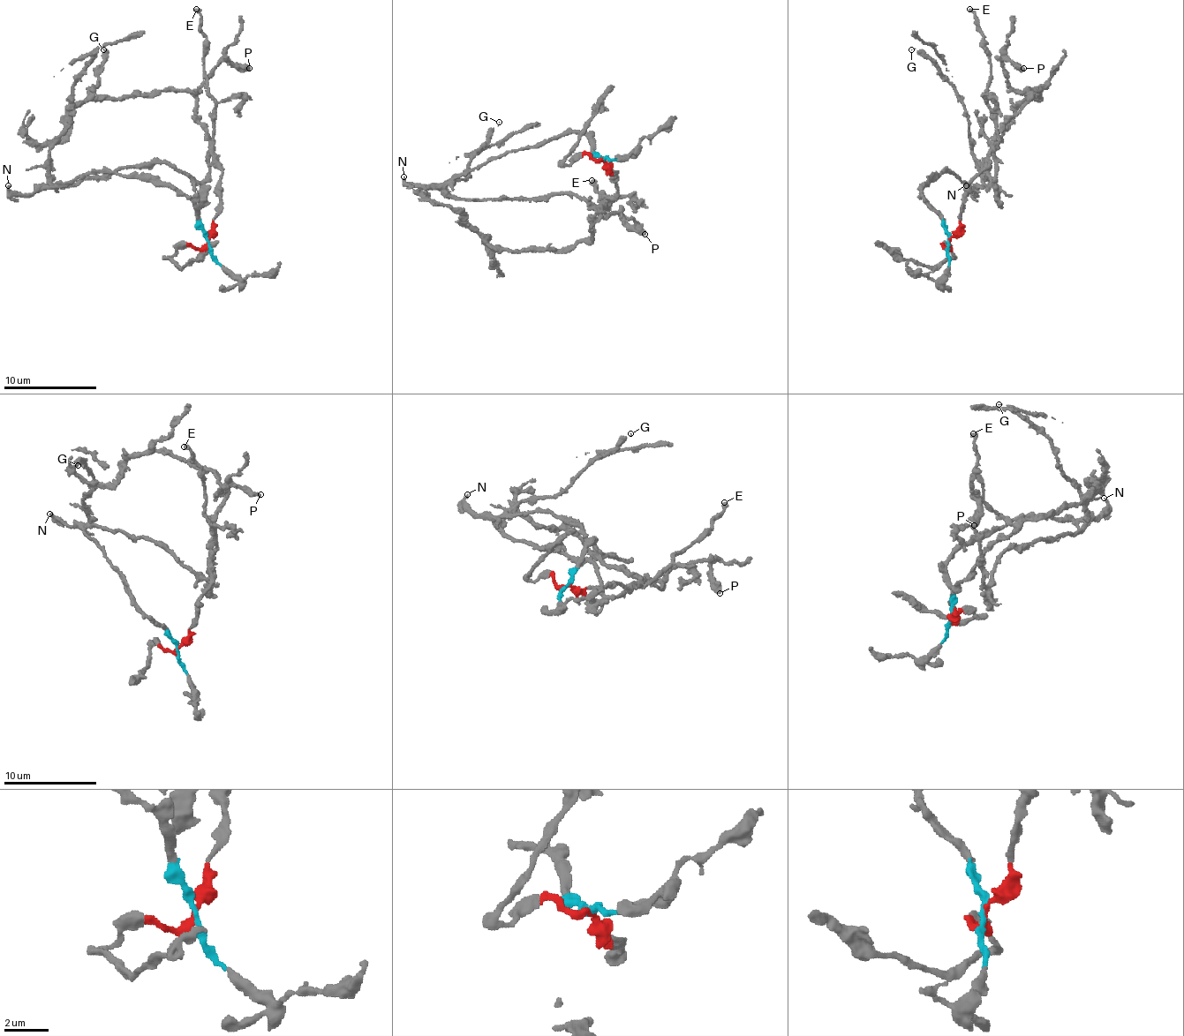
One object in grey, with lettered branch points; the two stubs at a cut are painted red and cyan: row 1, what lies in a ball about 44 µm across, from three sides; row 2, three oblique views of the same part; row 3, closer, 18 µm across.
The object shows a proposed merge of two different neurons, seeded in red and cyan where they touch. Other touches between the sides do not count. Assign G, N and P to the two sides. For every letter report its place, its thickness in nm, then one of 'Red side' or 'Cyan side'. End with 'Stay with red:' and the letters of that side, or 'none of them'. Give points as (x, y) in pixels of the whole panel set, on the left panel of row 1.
G: Place: (103, 49). Thickness 50 nm. Cyan side
N: Place: (8, 185). Thickness 240 nm. Cyan side
P: Place: (249, 68). Thickness 300 nm. Red side
Stay with red: P

